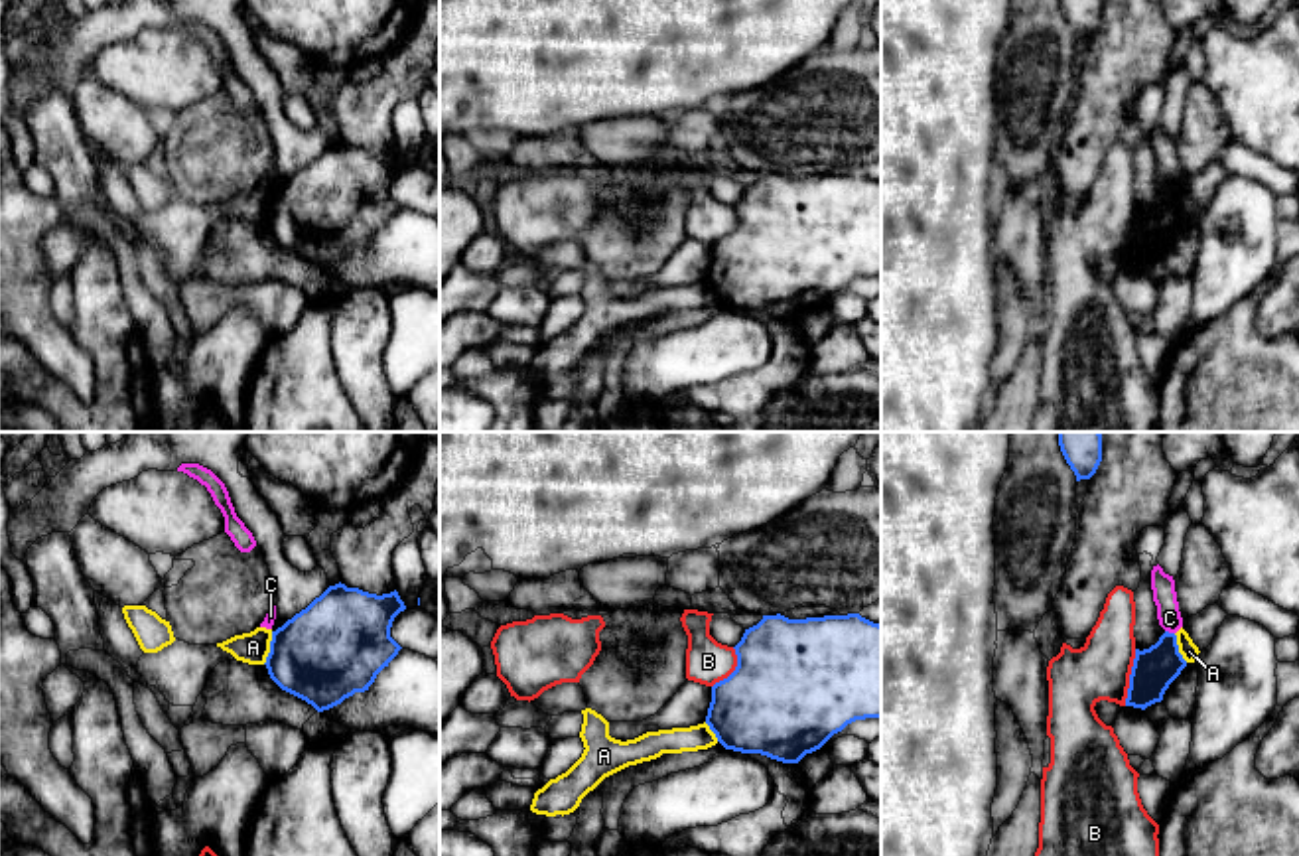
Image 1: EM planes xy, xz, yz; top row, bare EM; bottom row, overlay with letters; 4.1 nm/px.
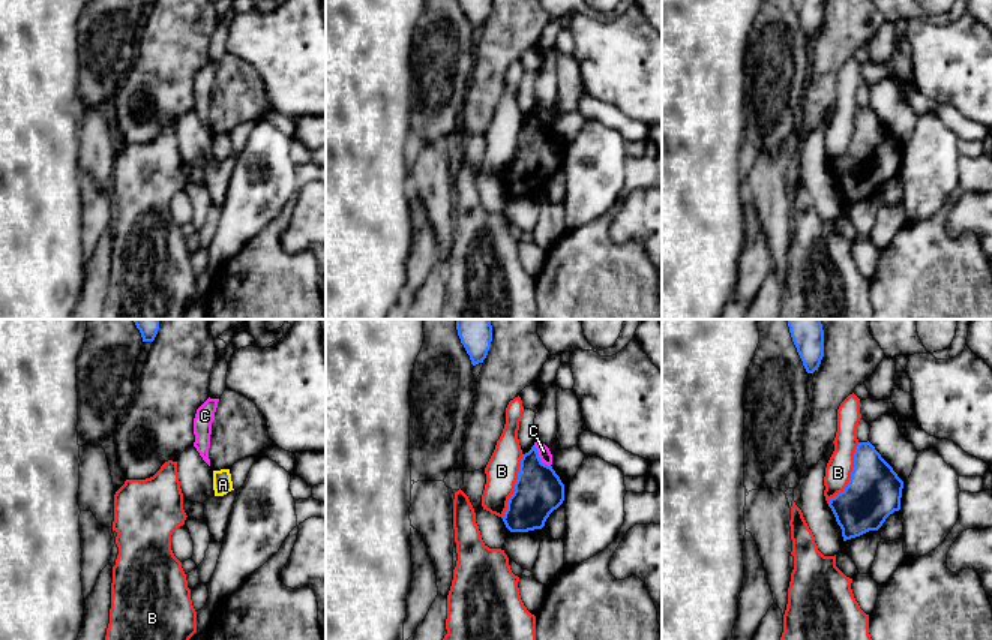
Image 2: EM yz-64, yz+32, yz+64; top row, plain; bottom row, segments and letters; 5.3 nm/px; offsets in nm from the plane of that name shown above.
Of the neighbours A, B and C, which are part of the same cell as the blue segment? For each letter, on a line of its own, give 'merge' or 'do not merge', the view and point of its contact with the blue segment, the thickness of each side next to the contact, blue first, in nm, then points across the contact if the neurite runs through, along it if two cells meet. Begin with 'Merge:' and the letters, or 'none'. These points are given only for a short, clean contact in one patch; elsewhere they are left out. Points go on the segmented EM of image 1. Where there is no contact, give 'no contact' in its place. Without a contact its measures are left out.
Merge: none
A: do not merge; meets blue in xy at (271, 647); 400 nm thick on the blue side, 130 nm on the other; border along xy (273, 632), (269, 655), (263, 663)
B: do not merge; meets blue in yz at (1130, 677); 180 nm thick on the blue side, 240 nm on the other
C: do not merge; meets blue in yz at (1167, 632); 180 nm thick on the blue side, 100 nm on the other; border along yz (1165, 630), (1173, 634)

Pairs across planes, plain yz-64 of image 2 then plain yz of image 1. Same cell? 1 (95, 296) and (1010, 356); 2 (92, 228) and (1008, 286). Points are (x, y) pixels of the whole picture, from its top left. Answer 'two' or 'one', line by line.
1: two
2: one

